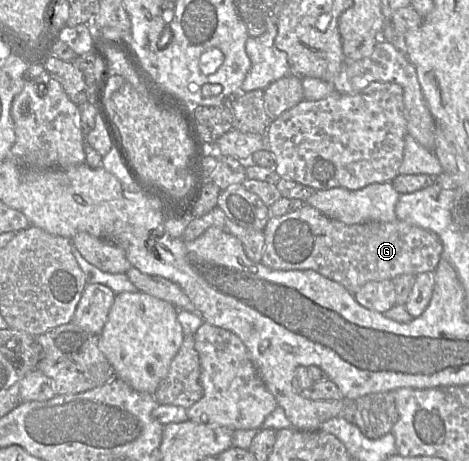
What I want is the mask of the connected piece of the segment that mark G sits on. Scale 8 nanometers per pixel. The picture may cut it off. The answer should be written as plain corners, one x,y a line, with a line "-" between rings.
305,203
294,212
271,216
264,235
263,265
273,270
310,269
341,284
353,295
369,281
433,272
443,251
434,232
414,224
397,219
348,225

